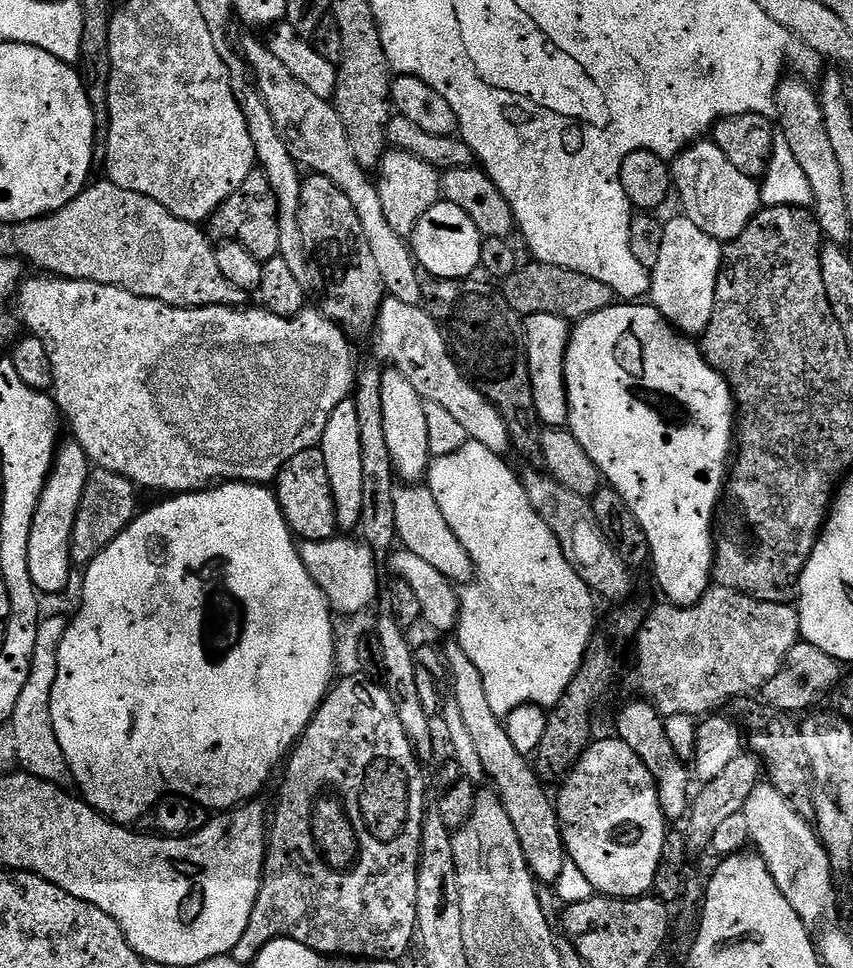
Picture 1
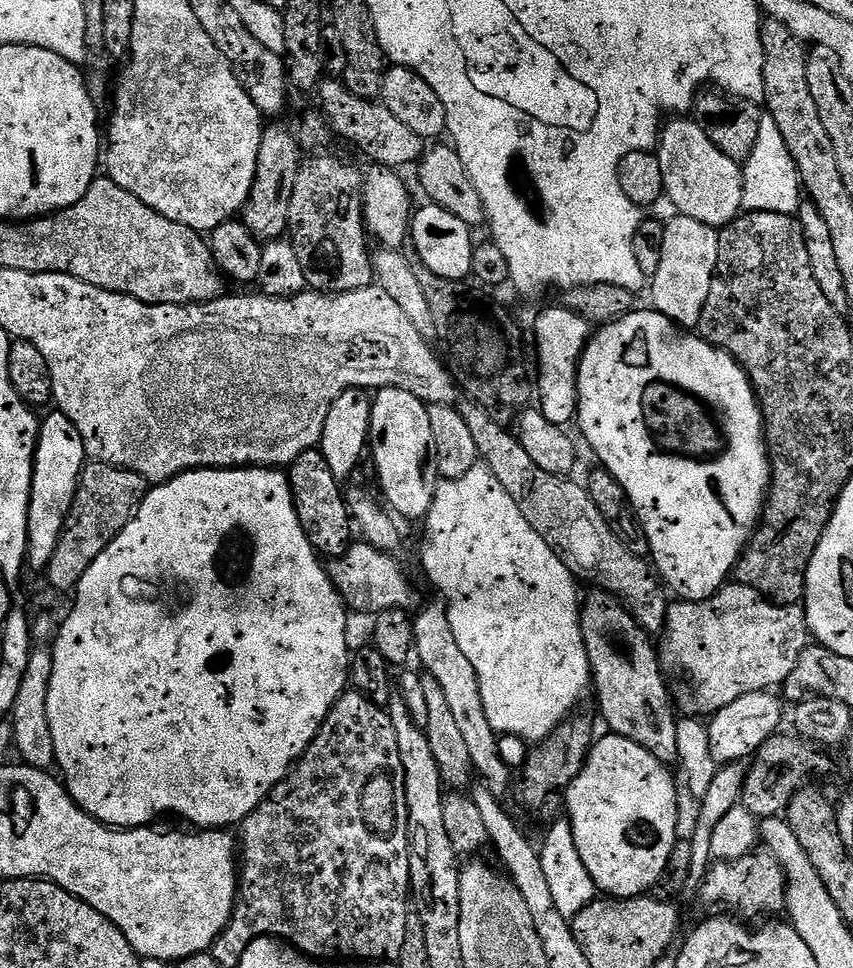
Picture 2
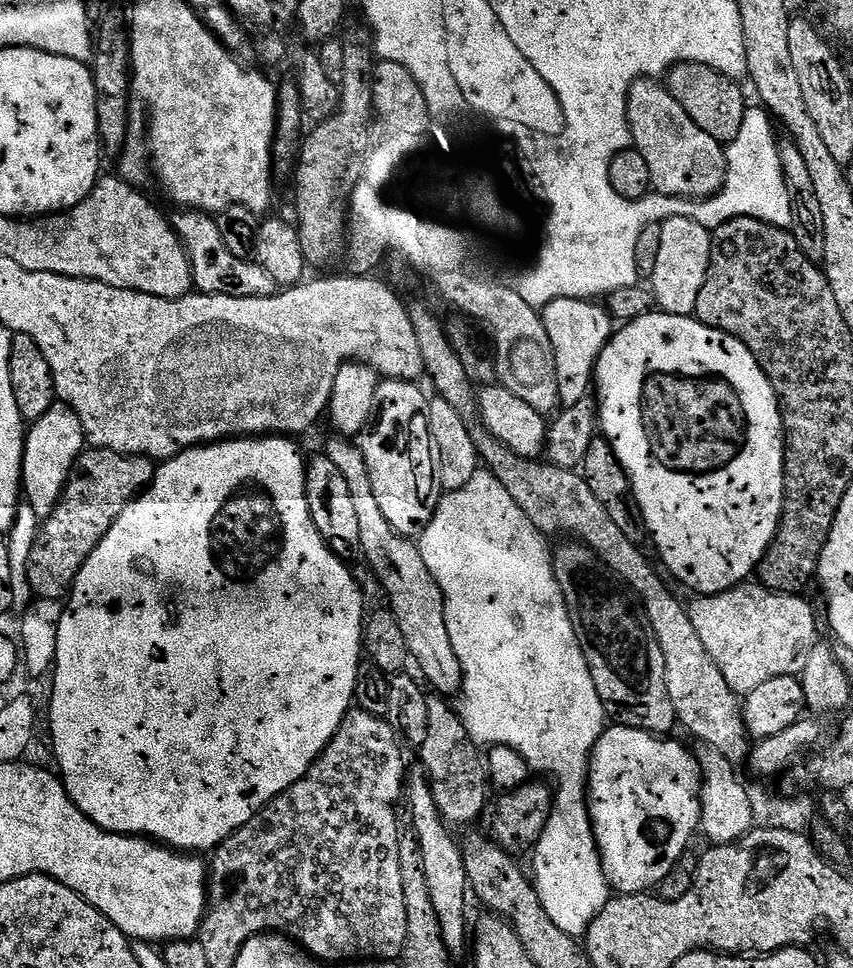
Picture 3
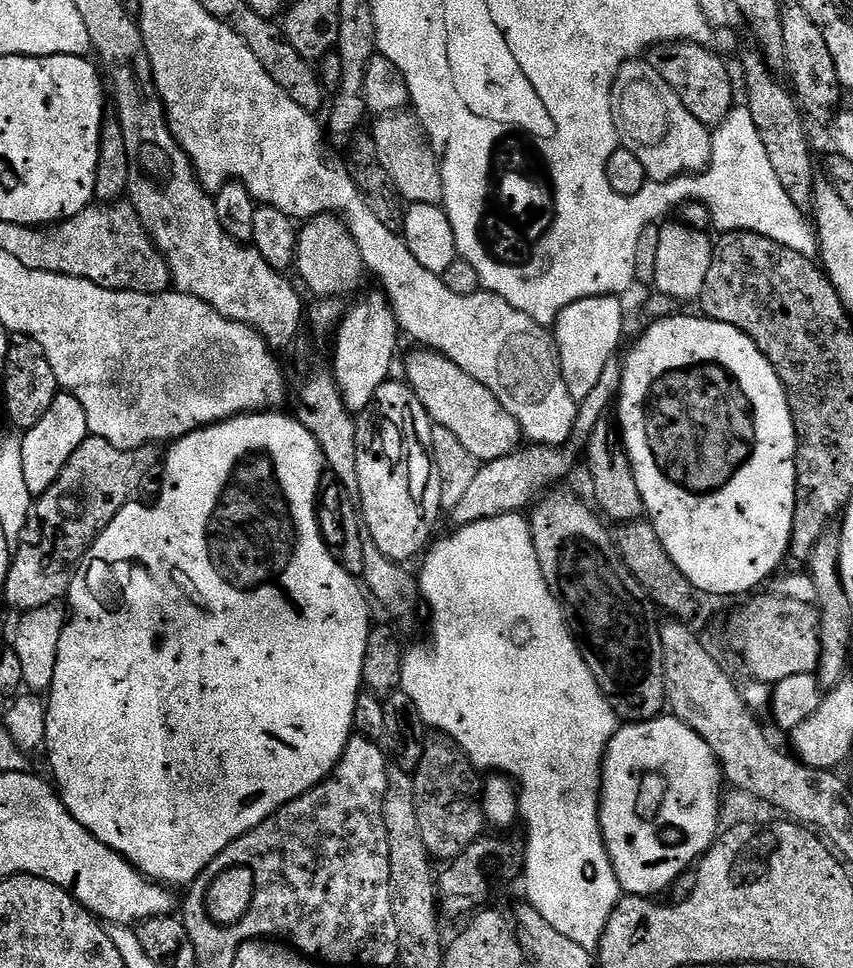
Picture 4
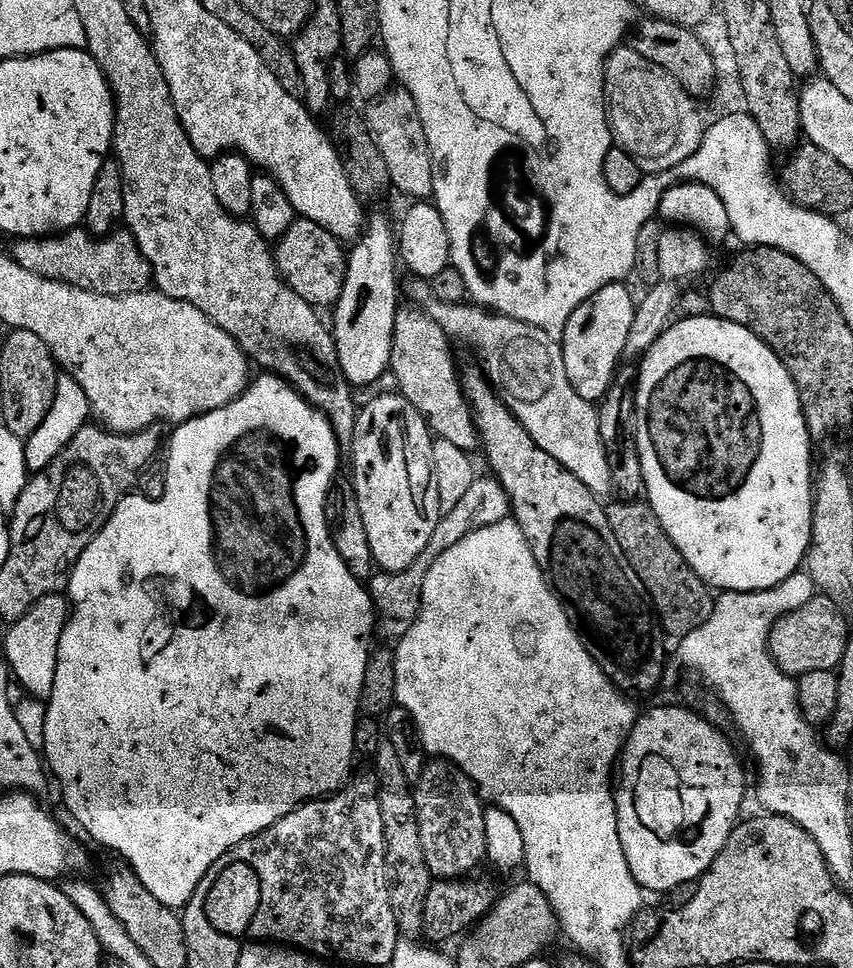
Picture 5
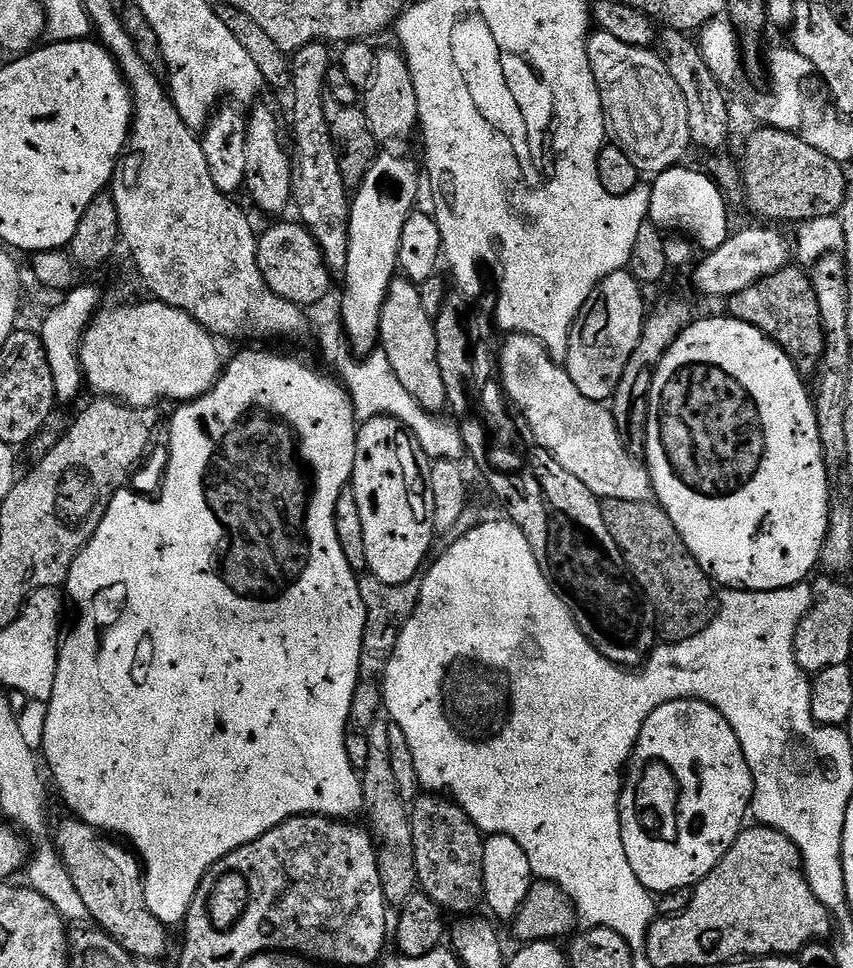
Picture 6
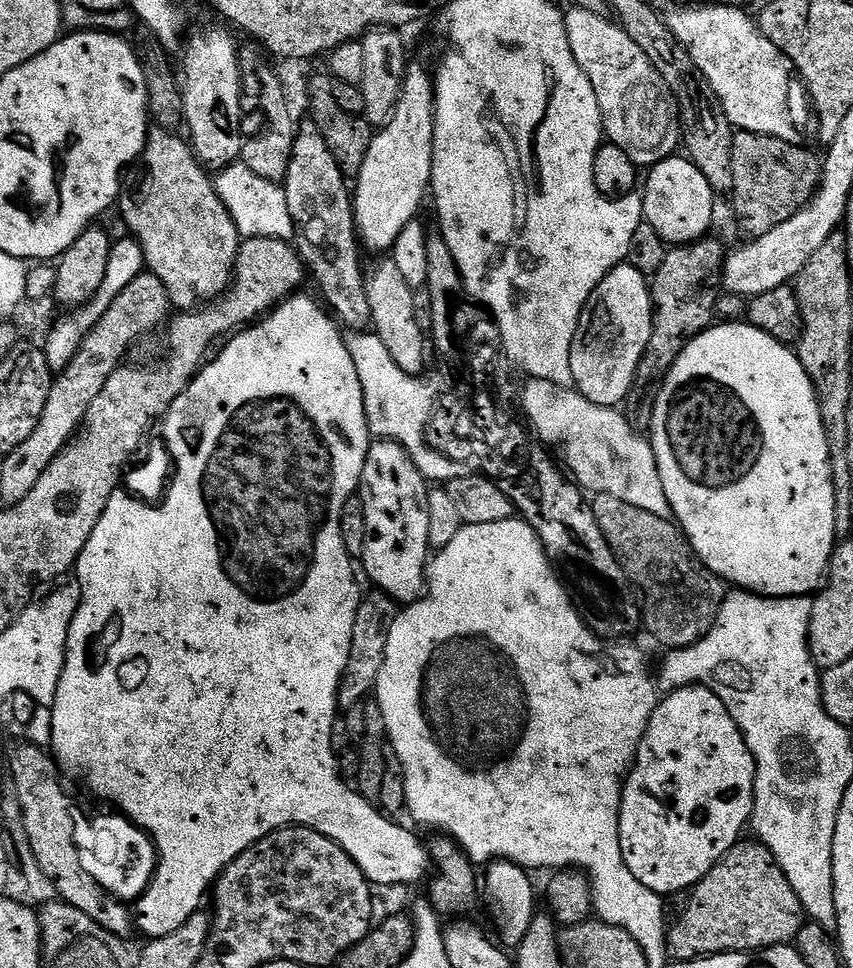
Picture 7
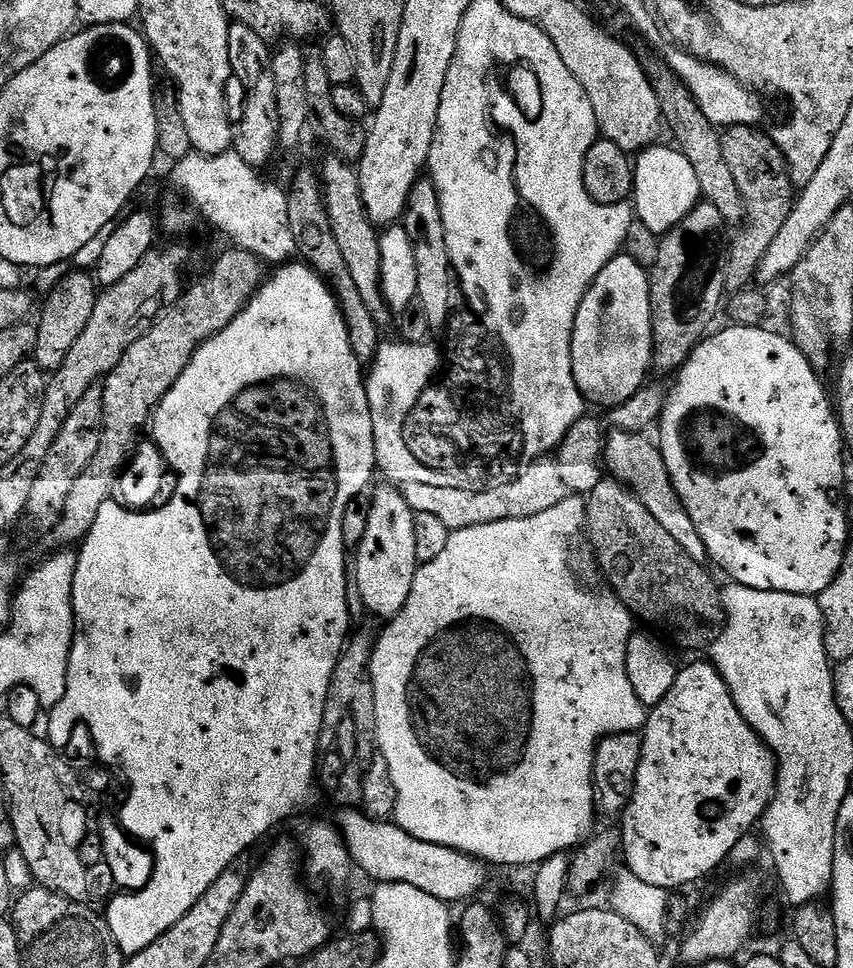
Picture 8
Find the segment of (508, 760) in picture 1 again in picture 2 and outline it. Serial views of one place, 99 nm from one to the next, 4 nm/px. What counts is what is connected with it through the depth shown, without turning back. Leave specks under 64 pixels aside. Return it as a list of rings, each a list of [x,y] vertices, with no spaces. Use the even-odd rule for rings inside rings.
[[[436,598],[436,601],[428,605],[419,616],[417,614],[413,624],[415,626],[414,638],[416,639],[414,645],[415,659],[417,661],[420,659],[421,666],[419,665],[419,667],[425,673],[438,678],[439,685],[446,693],[447,704],[451,707],[455,722],[459,725],[459,731],[463,735],[463,740],[466,741],[467,749],[470,750],[473,769],[478,773],[479,779],[487,782],[494,795],[501,798],[507,797],[508,787],[510,787],[509,792],[513,787],[512,776],[514,776],[514,772],[513,769],[506,766],[506,762],[502,760],[502,754],[498,752],[500,736],[490,726],[490,718],[486,718],[486,706],[482,704],[482,686],[478,682],[478,674],[474,670],[473,664],[470,663],[470,658],[466,658],[466,654],[462,654],[462,650],[458,647],[458,641],[454,638],[454,630],[450,627],[447,604],[444,603],[443,599]]]

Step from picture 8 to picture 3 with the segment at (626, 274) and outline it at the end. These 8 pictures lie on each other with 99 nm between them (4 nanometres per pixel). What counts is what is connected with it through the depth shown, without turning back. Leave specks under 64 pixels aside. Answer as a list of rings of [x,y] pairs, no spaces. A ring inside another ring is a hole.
[[[558,298],[542,309],[546,334],[550,334],[550,346],[554,346],[554,358],[558,370],[558,392],[564,408],[582,402],[594,388],[596,363],[614,331],[614,321],[607,307],[592,300]]]

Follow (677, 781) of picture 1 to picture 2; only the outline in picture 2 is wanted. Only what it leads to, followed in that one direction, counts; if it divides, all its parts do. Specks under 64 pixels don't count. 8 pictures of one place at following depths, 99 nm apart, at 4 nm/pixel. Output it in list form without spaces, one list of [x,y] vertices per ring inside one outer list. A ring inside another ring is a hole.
[[[592,590],[589,596],[587,593],[583,597],[580,625],[586,642],[588,664],[592,667],[590,680],[594,685],[594,692],[596,688],[600,712],[608,723],[607,731],[622,738],[630,738],[630,742],[638,742],[664,764],[675,765],[678,761],[678,712],[674,707],[673,693],[672,696],[668,693],[668,684],[664,681],[665,673],[662,671],[657,645],[652,645],[653,637],[632,617],[621,601],[603,590]]]

